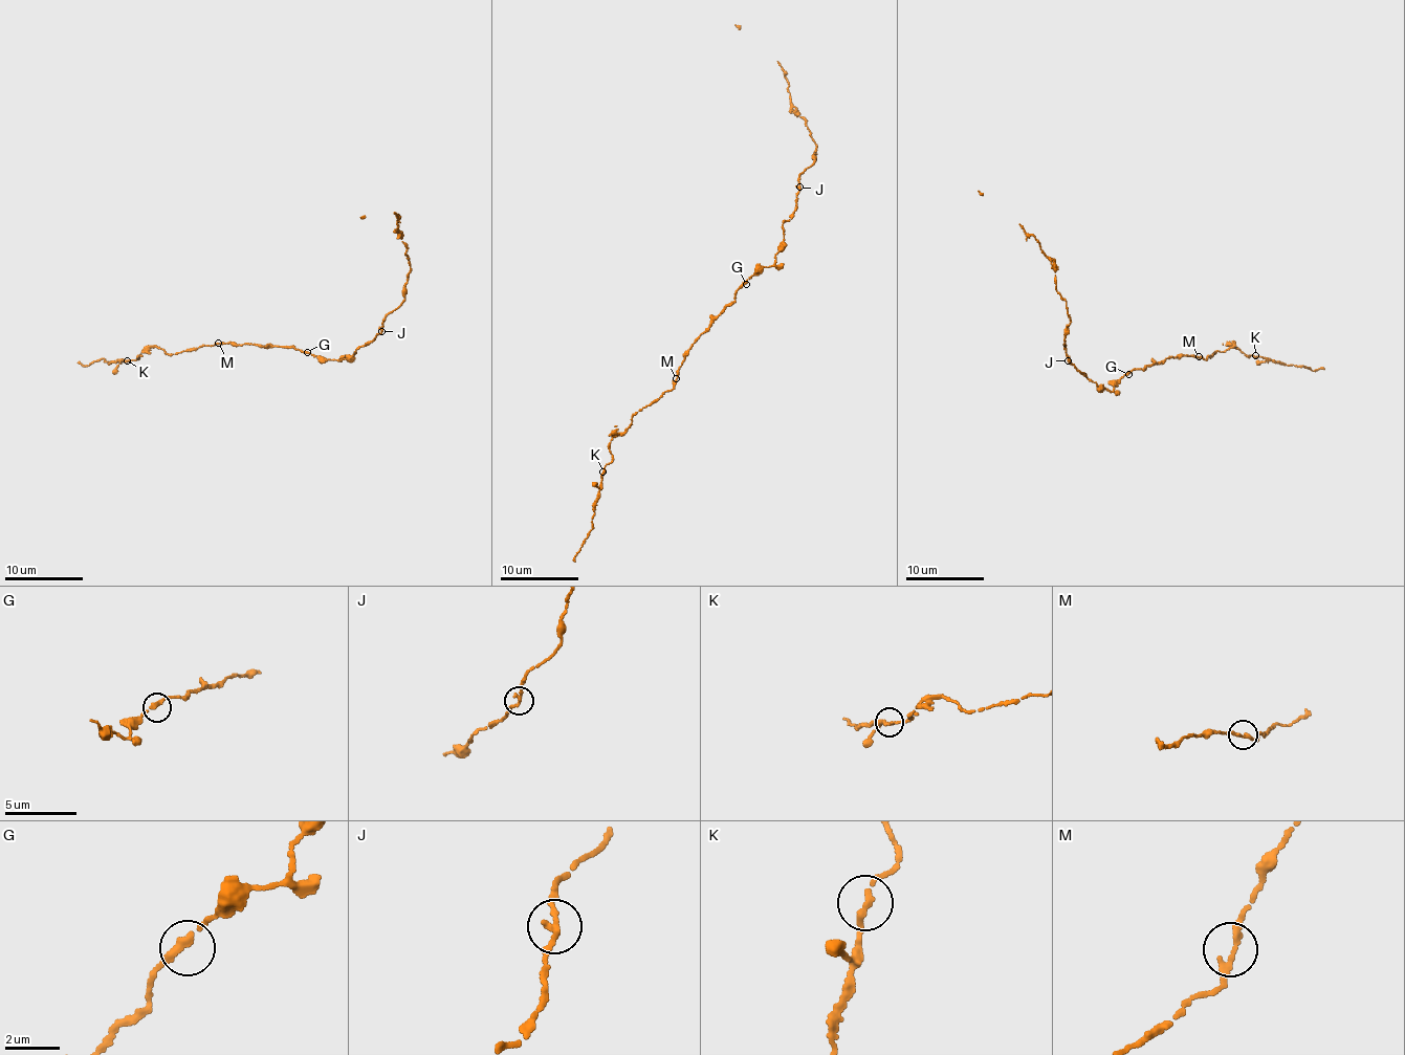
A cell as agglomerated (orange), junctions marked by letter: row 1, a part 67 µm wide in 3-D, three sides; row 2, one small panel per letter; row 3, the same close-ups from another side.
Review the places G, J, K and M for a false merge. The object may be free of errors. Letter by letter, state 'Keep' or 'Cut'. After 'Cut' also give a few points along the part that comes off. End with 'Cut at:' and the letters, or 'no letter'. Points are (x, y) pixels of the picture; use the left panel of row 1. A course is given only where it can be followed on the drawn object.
G: Keep
J: Keep
K: Keep
M: Keep
Cut at: no letter

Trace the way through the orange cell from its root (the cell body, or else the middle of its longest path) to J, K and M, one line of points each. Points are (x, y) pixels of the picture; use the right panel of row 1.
J: (1121, 378), (1110, 391), (1098, 386), (1067, 360)
K: (1121, 378), (1169, 356), (1187, 354), (1205, 359), (1212, 353), (1226, 351), (1232, 342), (1247, 356), (1255, 355)
M: (1121, 378), (1134, 369), (1143, 370), (1147, 365), (1159, 364), (1169, 356), (1199, 356)

